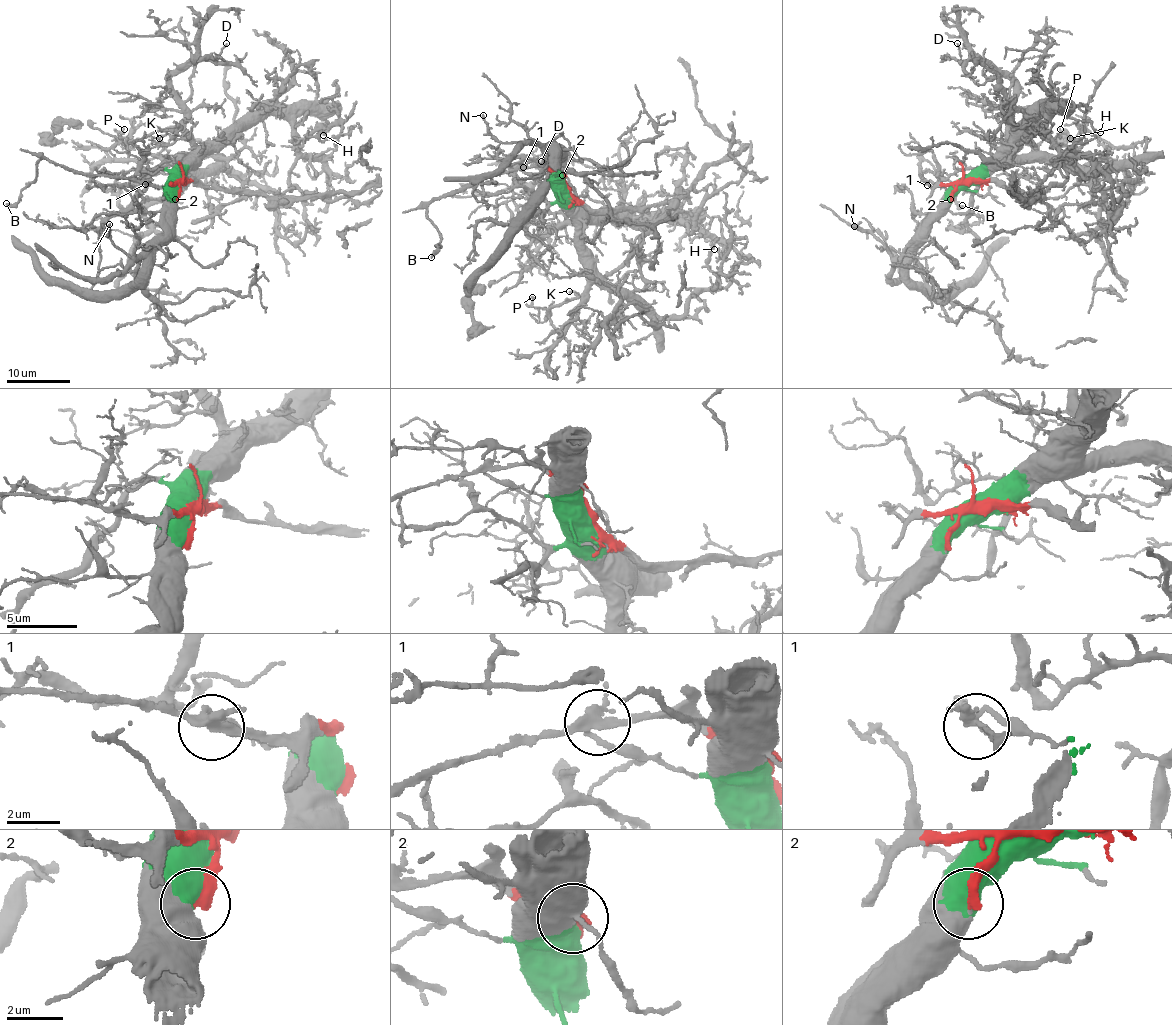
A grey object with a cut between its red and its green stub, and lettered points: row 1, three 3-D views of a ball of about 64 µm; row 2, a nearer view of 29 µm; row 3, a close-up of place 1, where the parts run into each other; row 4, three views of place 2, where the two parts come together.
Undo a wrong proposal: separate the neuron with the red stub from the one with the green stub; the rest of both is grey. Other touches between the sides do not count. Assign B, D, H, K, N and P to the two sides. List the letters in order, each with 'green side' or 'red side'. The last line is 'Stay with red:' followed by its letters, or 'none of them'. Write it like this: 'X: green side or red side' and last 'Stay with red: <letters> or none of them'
B: red side
D: green side
H: green side
K: green side
N: green side
P: green side
Stay with red: B

